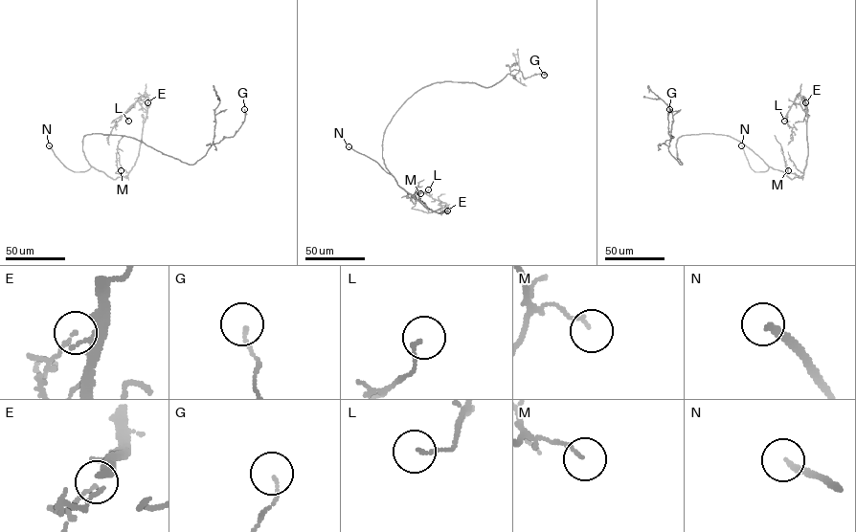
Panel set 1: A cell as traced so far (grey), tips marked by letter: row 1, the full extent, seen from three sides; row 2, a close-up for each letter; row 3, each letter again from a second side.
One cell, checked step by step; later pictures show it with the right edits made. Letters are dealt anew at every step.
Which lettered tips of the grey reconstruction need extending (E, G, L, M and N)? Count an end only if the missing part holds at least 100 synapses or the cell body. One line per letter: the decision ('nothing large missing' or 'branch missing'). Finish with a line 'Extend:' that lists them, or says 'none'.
E: nothing large missing
G: nothing large missing
L: nothing large missing
M: nothing large missing
N: branch missing
Extend: N

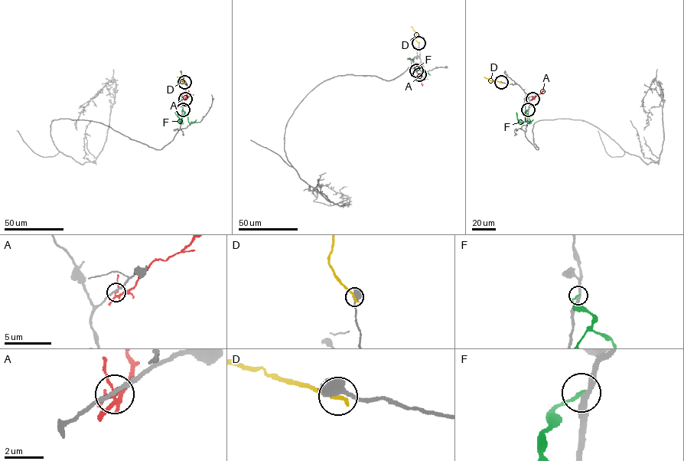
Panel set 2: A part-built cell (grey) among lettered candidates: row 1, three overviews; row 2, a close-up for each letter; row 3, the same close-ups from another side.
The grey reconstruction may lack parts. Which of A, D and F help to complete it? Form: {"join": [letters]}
{"join": []}

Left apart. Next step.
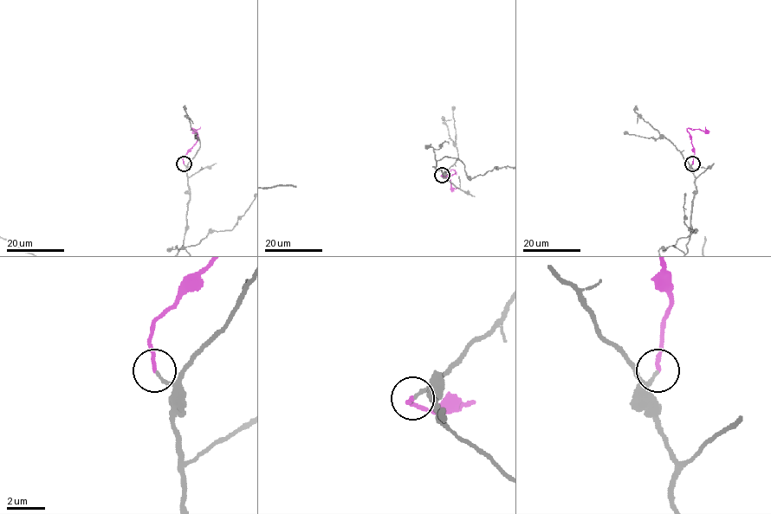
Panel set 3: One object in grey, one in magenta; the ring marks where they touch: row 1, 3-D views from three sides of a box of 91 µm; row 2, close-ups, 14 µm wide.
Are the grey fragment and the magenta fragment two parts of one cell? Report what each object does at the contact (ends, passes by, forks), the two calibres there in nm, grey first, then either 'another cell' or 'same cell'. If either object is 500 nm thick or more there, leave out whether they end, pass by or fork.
grey ends | magenta ends | 170/190 nm | same cell

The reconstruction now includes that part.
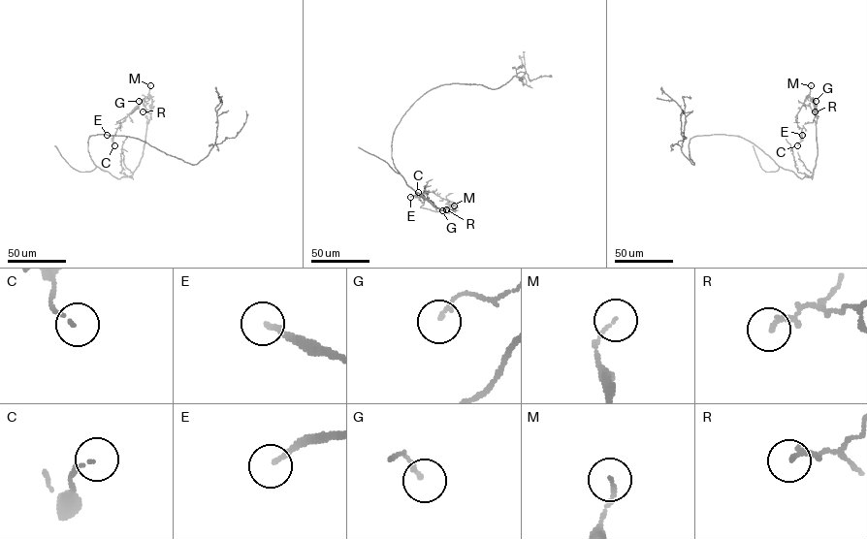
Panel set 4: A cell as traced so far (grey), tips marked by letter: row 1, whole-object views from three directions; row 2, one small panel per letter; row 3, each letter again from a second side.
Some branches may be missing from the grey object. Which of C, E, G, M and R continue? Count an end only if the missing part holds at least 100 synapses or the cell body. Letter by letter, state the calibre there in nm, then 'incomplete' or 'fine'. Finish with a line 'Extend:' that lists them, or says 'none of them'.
C: calibre 90 nm; fine
E: calibre 160 nm; fine
G: calibre 140 nm; fine
M: calibre 110 nm; fine
R: calibre 120 nm; fine
Extend: none of them

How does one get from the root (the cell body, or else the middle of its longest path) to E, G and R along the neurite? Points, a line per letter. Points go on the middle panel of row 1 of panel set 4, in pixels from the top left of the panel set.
E: (392, 143), (393, 163), (405, 183), (435, 207), (446, 212), (455, 208), (454, 202), (432, 192), (410, 197)
G: (392, 143), (395, 167), (408, 186), (446, 212), (455, 210), (456, 206), (442, 210)
R: (392, 143), (393, 163), (405, 183), (435, 207), (446, 212), (454, 211), (451, 206), (446, 209)

